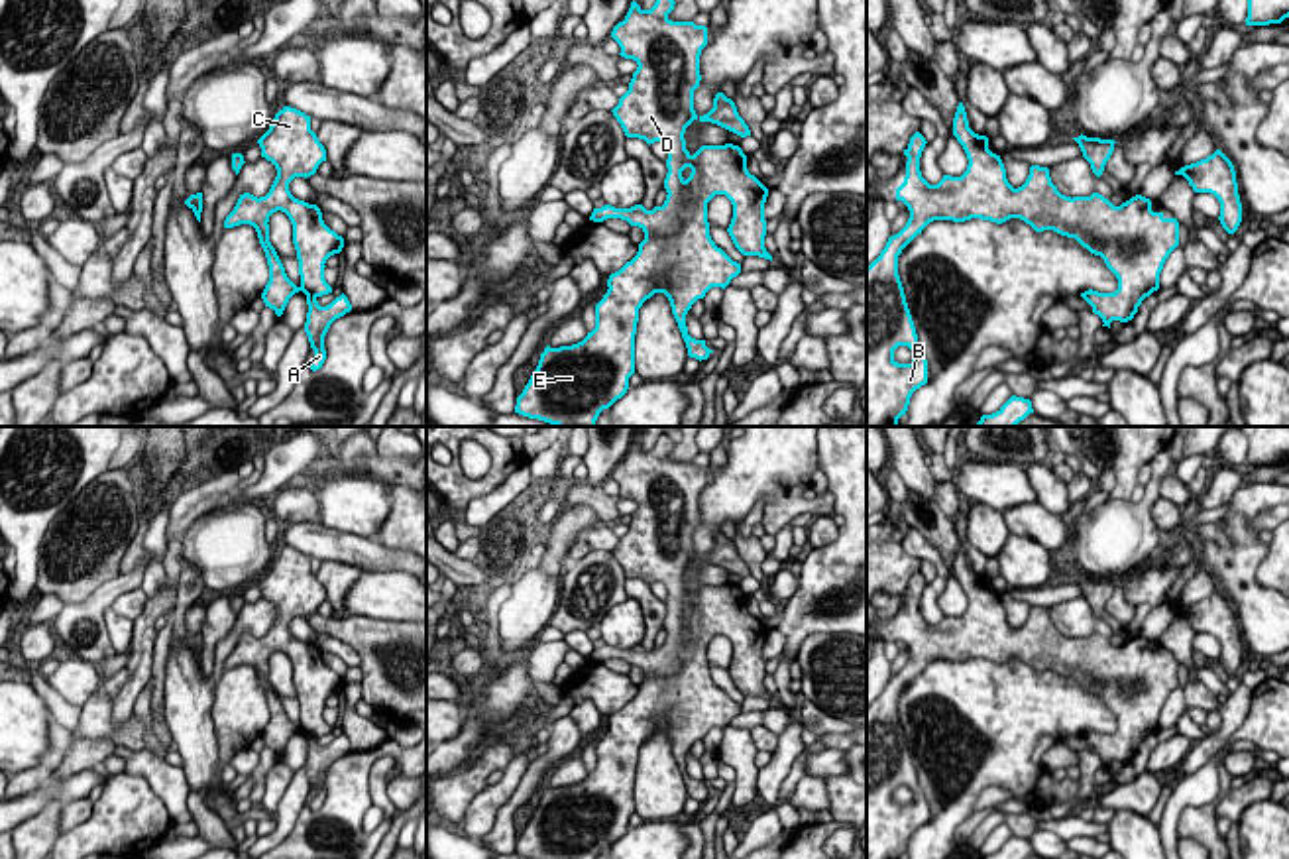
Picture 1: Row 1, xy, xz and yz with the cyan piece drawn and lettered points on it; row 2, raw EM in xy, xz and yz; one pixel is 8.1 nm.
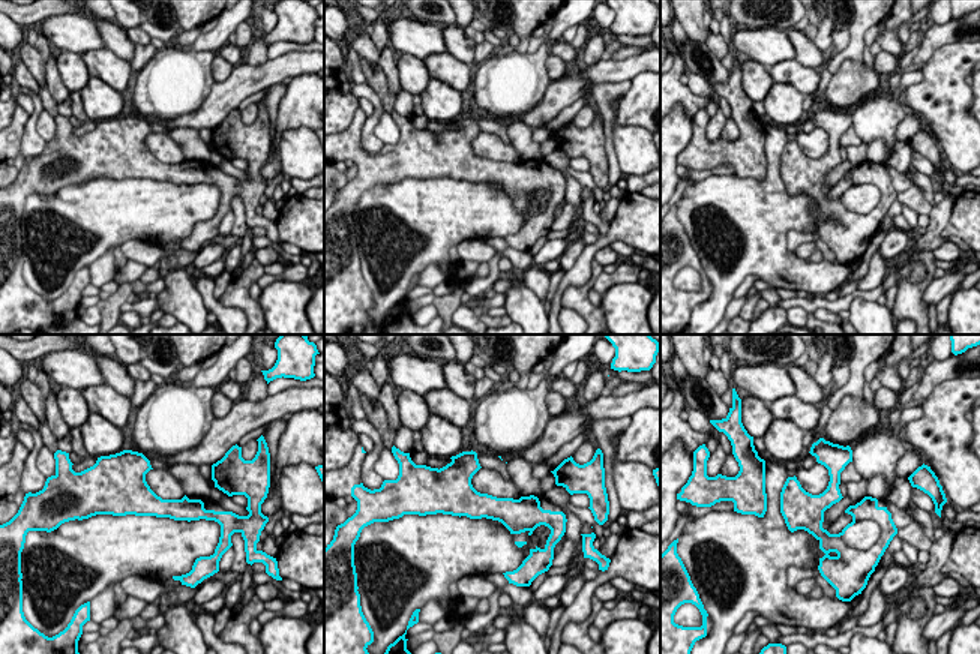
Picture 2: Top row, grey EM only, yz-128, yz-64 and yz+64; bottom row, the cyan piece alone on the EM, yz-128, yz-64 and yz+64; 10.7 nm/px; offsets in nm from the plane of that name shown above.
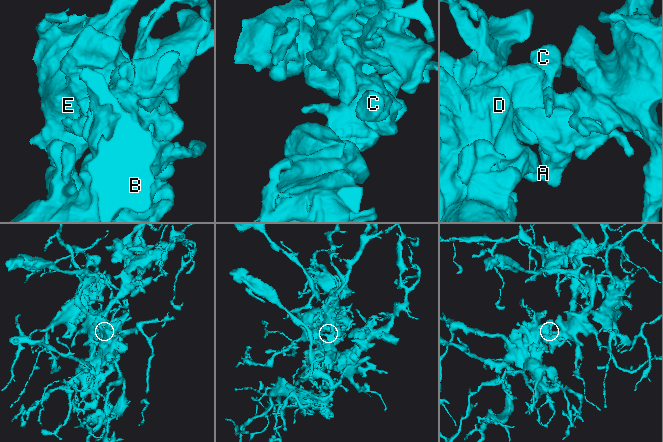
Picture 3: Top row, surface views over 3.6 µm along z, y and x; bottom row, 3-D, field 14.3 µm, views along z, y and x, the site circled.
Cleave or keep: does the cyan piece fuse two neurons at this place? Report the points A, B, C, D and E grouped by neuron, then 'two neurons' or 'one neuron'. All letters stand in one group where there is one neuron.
A B C D E | one neuron

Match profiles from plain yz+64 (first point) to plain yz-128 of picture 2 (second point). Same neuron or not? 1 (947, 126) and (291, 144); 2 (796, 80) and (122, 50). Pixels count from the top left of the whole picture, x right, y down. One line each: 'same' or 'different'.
1: same
2: different

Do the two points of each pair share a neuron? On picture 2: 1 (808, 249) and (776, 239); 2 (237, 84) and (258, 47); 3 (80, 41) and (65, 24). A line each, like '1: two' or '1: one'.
1: two
2: two
3: one

